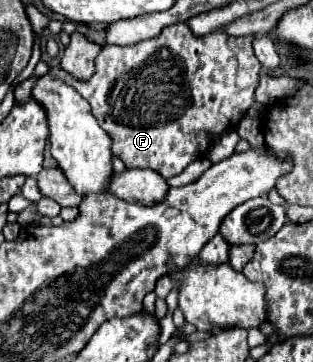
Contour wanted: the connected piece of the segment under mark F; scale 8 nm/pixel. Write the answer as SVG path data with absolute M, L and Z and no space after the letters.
M174 23L164 27L158 37L140 41L126 47L102 47L96 57L96 71L90 79L76 79L60 65L50 69L54 79L60 79L74 87L92 107L92 115L110 133L114 153L128 169L148 167L162 177L174 177L182 173L194 159L202 159L208 153L212 137L236 127L246 111L252 107L254 91L260 81L260 61L252 47L254 37L234 37L222 31L196 37L186 23Z

